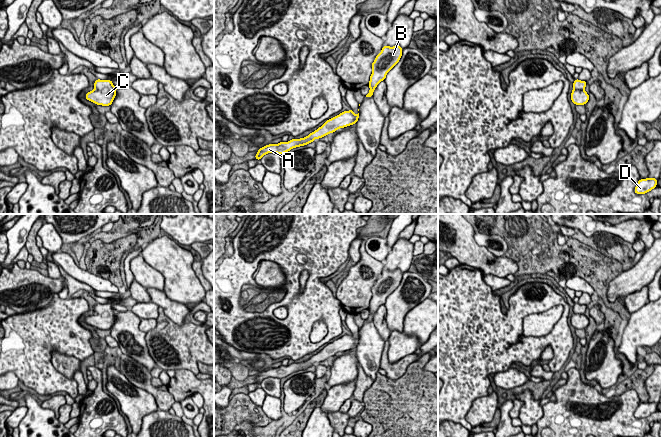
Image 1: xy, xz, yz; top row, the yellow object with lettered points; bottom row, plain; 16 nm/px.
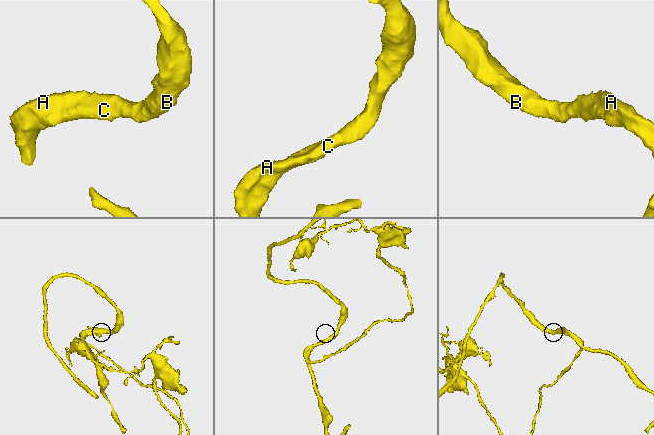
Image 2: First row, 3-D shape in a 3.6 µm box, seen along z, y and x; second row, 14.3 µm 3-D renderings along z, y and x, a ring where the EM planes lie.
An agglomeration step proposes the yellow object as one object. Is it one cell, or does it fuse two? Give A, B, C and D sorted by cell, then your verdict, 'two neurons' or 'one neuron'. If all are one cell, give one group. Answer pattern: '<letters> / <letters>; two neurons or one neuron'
A B C D; one neuron

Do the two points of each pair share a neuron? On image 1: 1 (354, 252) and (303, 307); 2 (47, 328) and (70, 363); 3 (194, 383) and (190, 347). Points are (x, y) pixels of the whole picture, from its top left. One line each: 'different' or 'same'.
1: different
2: different
3: different

